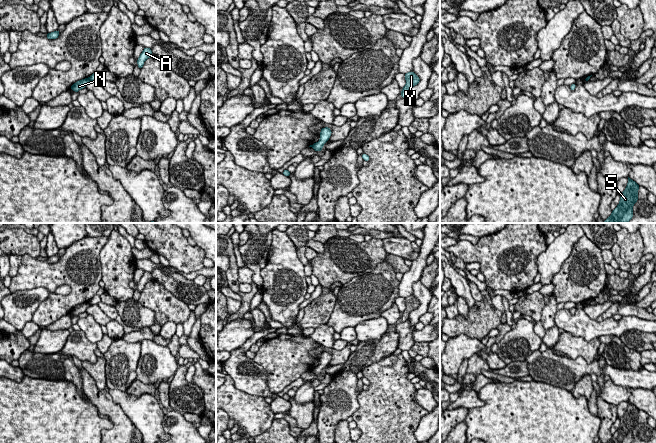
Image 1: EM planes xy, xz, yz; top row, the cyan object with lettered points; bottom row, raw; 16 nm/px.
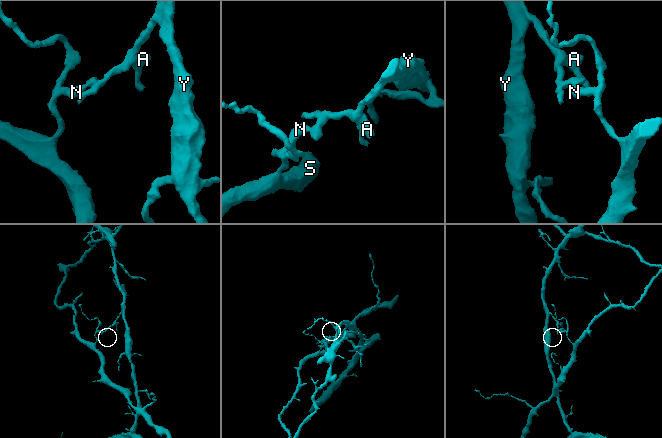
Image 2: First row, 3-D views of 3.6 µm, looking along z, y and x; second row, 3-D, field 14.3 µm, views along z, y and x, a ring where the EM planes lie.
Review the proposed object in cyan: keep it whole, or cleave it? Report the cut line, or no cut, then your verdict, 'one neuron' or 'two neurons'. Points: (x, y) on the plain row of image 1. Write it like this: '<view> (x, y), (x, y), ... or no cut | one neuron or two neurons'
xy (88, 302), (90, 304) | two neurons

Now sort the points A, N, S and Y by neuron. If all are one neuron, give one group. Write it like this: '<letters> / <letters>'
A Y / N S

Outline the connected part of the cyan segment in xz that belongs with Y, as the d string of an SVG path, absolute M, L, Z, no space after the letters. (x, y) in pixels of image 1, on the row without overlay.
M408 296L405 298L406 309L401 315L402 322L405 322L409 318L409 314L417 309L420 305L419 301L414 296Z

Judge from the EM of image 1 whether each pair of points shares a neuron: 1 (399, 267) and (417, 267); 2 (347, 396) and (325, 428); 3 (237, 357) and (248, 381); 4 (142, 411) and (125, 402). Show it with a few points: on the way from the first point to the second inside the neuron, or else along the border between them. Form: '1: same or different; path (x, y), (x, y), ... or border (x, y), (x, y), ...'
1: different; border (409, 267), (403, 274)
2: same; path (339, 404), (331, 412), (327, 420)
3: same; path (237, 364), (235, 367), (236, 373), (241, 375)
4: same; path (138, 409), (129, 404)

